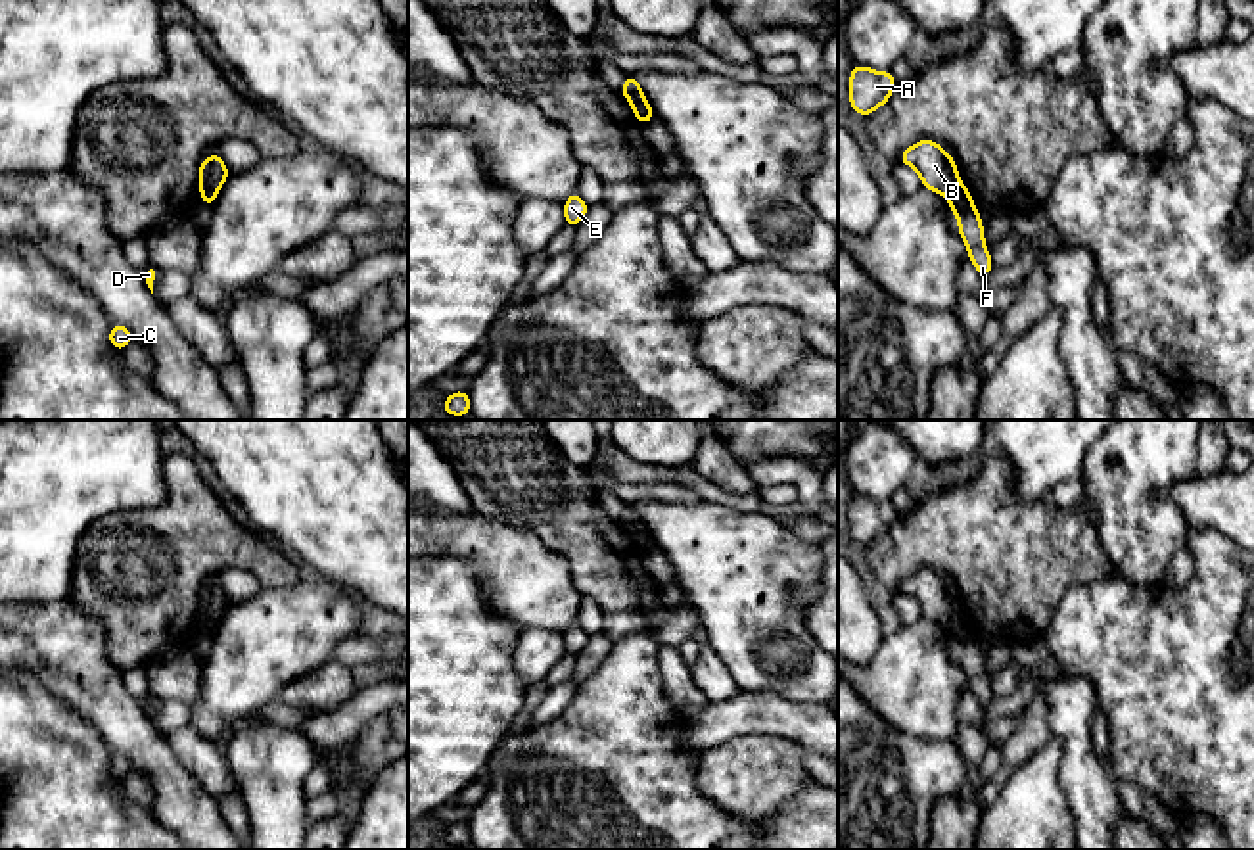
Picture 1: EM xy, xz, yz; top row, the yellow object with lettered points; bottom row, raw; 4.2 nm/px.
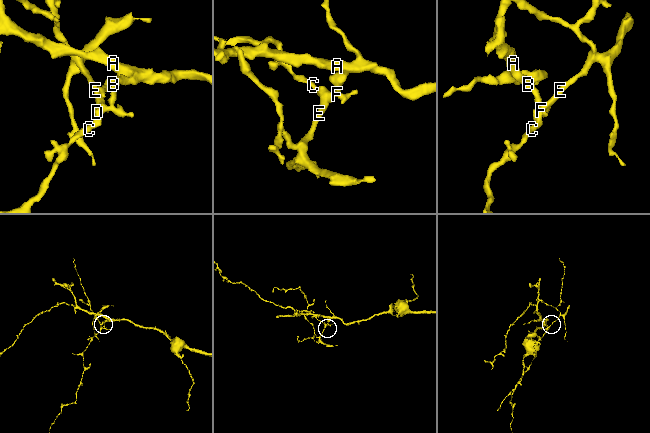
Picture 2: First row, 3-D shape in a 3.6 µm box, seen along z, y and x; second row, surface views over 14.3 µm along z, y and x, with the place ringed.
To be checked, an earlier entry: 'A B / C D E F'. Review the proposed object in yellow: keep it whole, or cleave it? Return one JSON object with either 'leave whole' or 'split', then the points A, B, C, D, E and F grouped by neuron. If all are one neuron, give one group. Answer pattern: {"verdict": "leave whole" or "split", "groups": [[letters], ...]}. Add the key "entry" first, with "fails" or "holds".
{"entry": "holds", "verdict": "split", "groups": [["A", "B"], ["C", "D", "E", "F"]]}

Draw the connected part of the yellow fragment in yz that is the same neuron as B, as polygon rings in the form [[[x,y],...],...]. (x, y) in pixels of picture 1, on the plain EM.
[[[928,568],[909,576],[897,591],[917,599],[922,616],[941,626],[947,626],[951,616],[959,612],[959,601],[953,587]]]

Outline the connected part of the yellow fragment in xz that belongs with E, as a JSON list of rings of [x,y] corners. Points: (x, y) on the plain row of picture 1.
[[[575,620],[564,631],[566,656],[577,656],[581,649],[587,645],[587,641],[589,641],[589,635],[581,629],[579,622]]]

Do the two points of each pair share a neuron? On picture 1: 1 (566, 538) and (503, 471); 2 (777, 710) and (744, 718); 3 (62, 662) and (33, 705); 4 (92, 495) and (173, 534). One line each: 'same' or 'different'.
1: same
2: same
3: different
4: different

